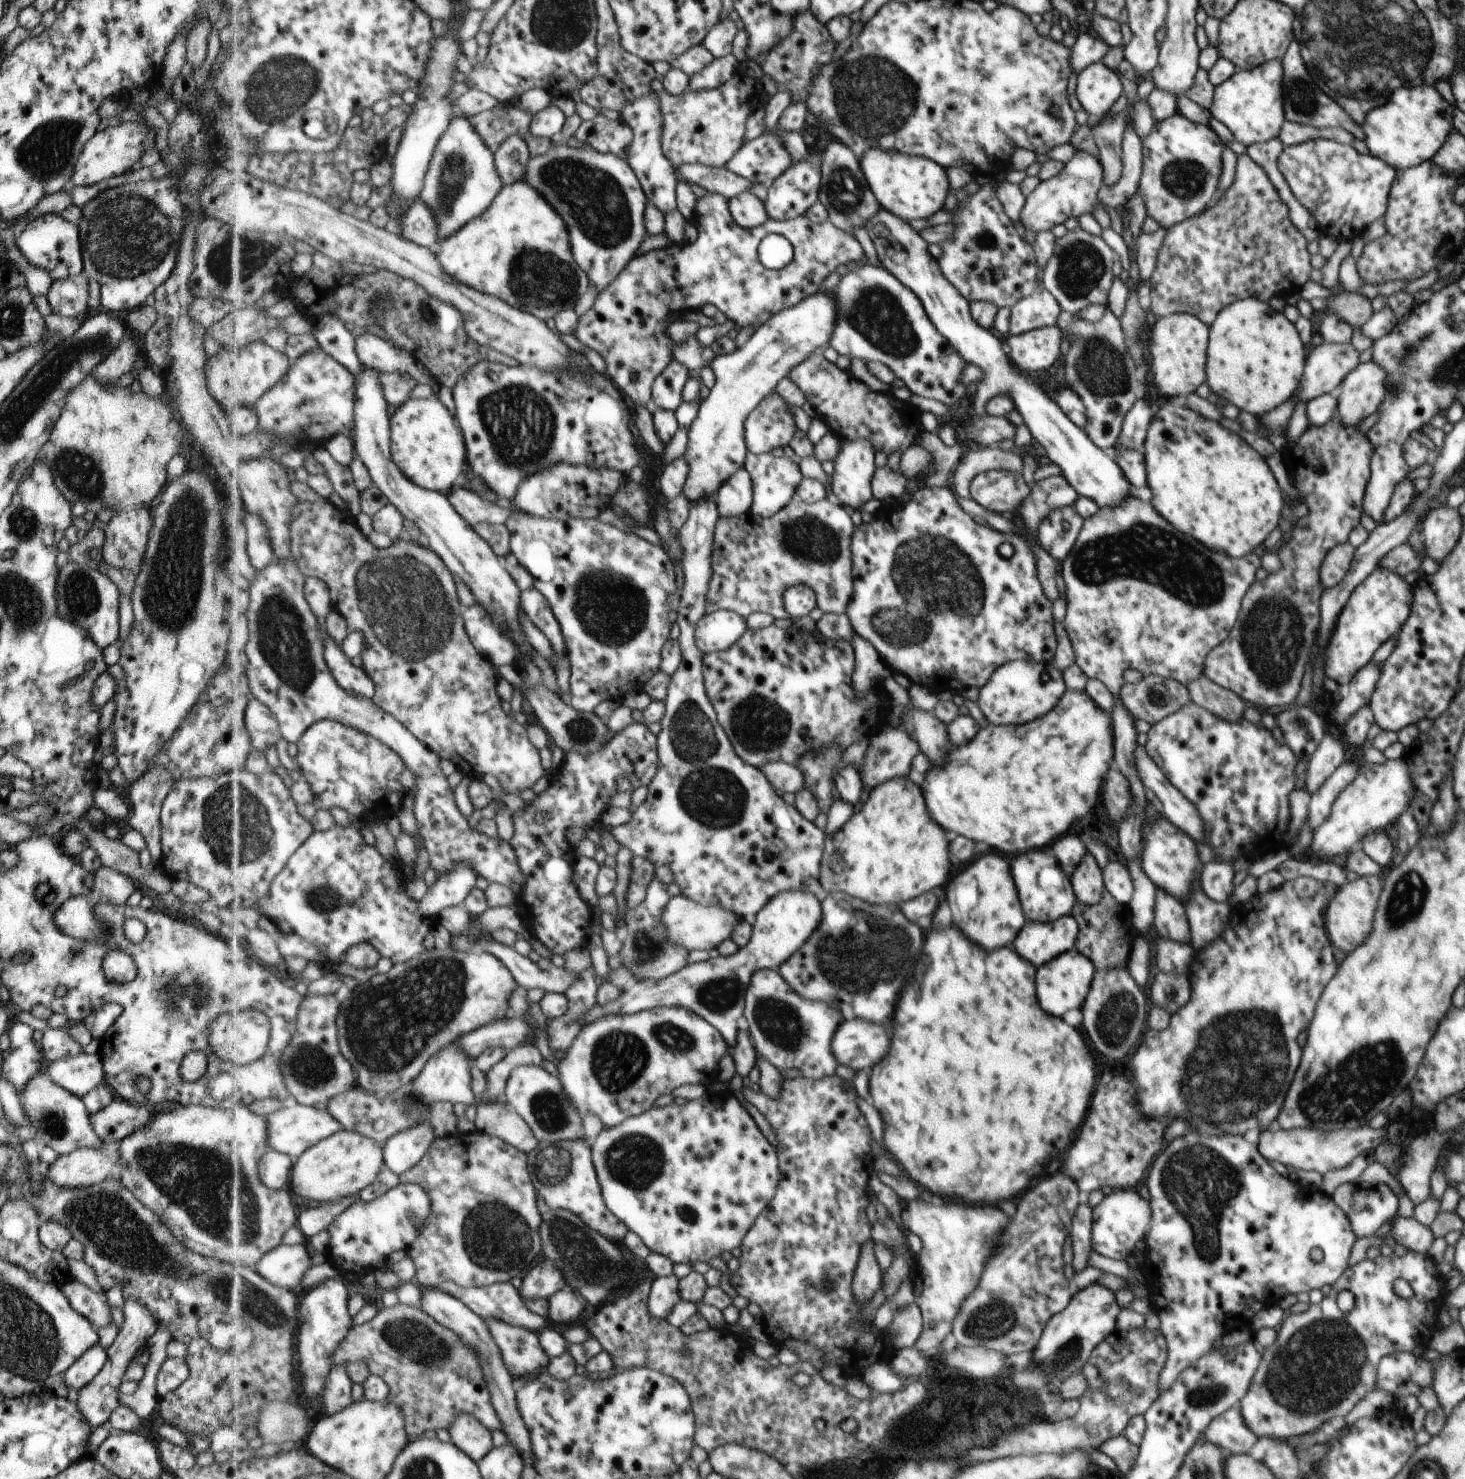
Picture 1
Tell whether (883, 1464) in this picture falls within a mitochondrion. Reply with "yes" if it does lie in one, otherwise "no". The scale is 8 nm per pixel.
no

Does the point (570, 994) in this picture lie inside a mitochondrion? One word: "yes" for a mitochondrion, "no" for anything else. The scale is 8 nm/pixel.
no

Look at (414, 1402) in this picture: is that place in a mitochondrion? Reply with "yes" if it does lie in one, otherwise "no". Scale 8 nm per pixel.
no

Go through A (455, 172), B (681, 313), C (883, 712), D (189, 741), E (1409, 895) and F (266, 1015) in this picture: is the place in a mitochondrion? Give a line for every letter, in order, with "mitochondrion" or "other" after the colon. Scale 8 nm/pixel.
A: mitochondrion
B: other
C: other
D: other
E: mitochondrion
F: other

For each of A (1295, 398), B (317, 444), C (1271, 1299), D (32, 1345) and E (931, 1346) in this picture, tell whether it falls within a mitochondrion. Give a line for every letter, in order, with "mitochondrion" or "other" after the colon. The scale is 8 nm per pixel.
A: other
B: other
C: other
D: mitochondrion
E: other

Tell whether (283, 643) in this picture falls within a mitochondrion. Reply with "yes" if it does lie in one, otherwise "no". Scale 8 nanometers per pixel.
yes

